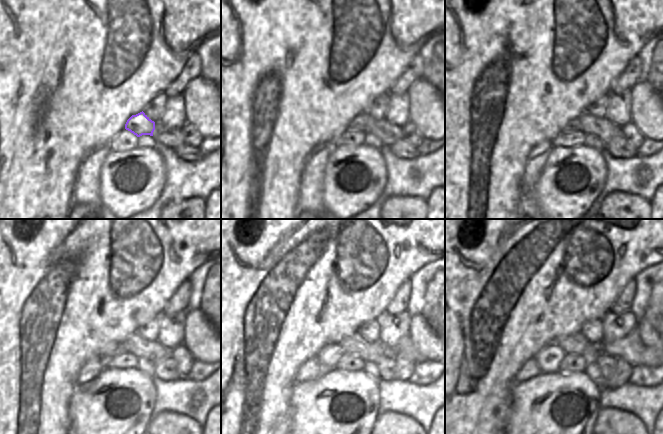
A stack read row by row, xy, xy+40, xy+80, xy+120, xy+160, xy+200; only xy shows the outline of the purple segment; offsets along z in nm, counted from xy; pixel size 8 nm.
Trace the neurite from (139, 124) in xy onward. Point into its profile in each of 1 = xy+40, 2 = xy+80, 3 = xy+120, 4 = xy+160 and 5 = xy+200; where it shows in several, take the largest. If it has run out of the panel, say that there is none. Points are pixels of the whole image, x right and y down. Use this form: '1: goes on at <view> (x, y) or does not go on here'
1: goes on at xy+40 (361, 123)
2: goes on at xy+80 (574, 125)
3: goes on at xy+120 (119, 350)
4: goes on at xy+160 (330, 354)
5: goes on at xy+200 (548, 359)

